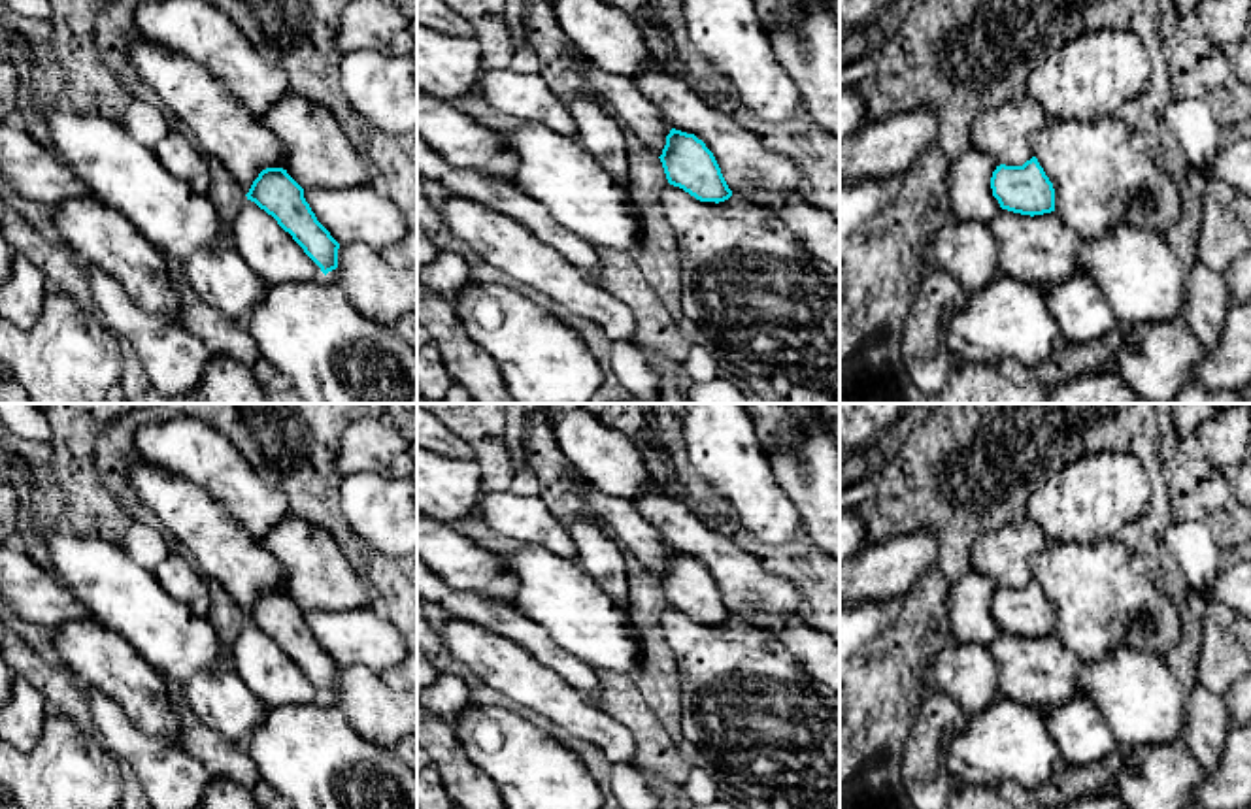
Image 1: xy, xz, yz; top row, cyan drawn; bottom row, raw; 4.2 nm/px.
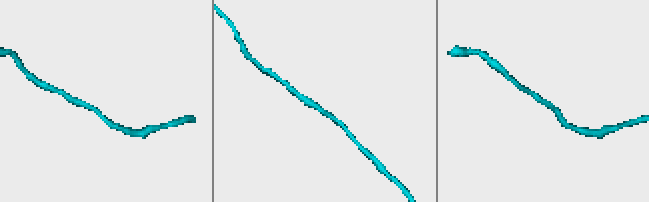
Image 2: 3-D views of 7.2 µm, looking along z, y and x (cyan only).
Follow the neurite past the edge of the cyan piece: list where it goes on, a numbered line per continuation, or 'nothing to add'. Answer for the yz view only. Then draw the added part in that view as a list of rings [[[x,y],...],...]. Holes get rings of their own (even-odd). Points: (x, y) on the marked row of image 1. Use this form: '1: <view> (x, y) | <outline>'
nothing to add

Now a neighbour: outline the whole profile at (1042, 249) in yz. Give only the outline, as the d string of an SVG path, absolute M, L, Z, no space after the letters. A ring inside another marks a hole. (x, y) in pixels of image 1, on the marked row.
M1000 207L987 226L1000 243L1002 273L1038 285L1083 275L1077 264L1081 238L1057 211L1030 217Z

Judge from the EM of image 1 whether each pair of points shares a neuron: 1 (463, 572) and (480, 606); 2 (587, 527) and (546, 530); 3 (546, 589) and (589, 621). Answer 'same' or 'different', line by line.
1: same
2: different
3: same

